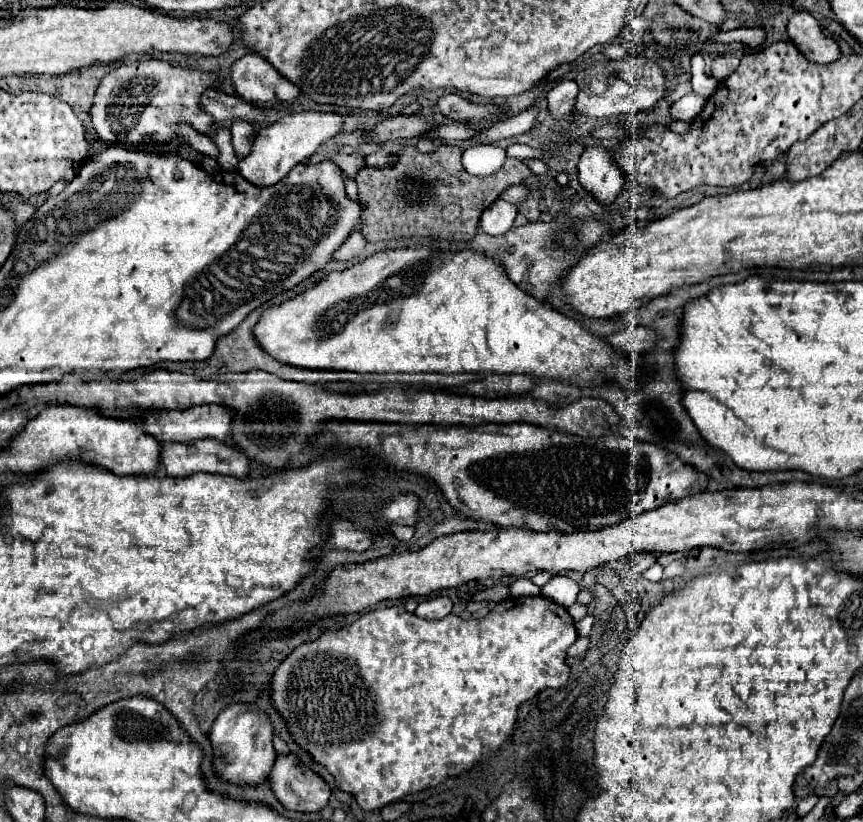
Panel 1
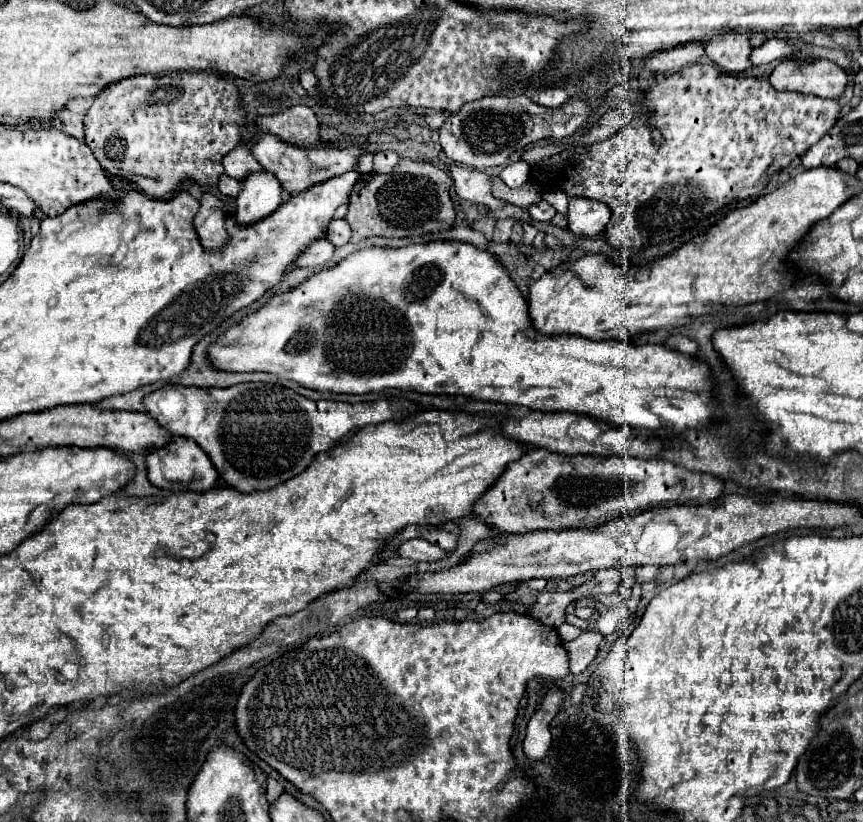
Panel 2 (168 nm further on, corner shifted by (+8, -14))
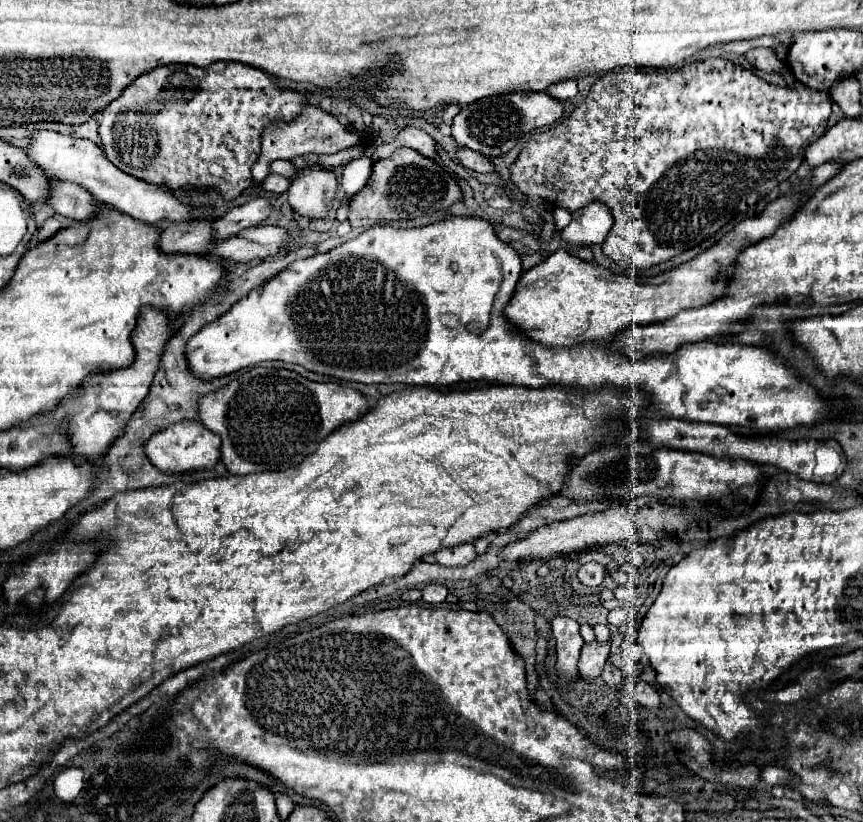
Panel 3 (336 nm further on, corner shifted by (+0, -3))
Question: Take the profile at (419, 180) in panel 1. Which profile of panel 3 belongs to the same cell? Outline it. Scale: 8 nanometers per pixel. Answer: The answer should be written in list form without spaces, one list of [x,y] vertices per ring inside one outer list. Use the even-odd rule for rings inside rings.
[[[398,148],[392,156],[374,162],[368,184],[350,200],[348,222],[354,228],[368,228],[380,220],[410,220],[416,216],[446,210],[458,200],[462,200],[462,190],[442,166],[424,158],[412,148]]]

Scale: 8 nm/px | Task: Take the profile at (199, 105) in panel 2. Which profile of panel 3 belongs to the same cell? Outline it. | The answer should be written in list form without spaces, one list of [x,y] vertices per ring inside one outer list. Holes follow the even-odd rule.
[[[212,62],[208,68],[198,68],[198,66],[182,66],[182,64],[170,64],[170,66],[162,66],[162,68],[154,68],[152,72],[148,74],[142,74],[140,78],[136,78],[122,94],[120,98],[116,98],[104,112],[102,112],[102,124],[98,128],[98,134],[100,134],[100,140],[102,140],[102,146],[104,146],[104,152],[108,156],[108,160],[120,168],[122,172],[138,178],[138,180],[144,180],[144,182],[152,182],[152,184],[160,184],[160,186],[166,186],[170,190],[180,190],[184,186],[196,186],[196,188],[202,188],[202,186],[208,186],[208,188],[214,188],[222,194],[224,200],[232,200],[232,198],[238,198],[242,194],[242,190],[246,190],[250,184],[252,184],[252,176],[250,176],[250,170],[252,166],[256,164],[258,156],[260,156],[260,144],[262,144],[262,134],[264,130],[272,124],[272,122],[290,122],[294,120],[296,116],[302,114],[302,106],[306,104],[308,100],[296,92],[296,90],[290,90],[290,88],[284,88],[280,84],[276,84],[264,70],[260,68],[254,68],[254,66],[248,66],[248,64],[242,64],[242,62]]]

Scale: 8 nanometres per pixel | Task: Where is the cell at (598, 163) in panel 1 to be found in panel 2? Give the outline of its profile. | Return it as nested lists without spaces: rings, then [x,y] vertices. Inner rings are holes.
[[[572,197],[568,207],[568,229],[576,235],[598,235],[610,221],[610,207],[586,197]]]

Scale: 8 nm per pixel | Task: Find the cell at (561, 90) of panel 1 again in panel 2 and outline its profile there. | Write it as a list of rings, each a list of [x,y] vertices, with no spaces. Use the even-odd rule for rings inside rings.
[[[550,87],[550,89],[544,89],[540,95],[538,95],[538,103],[544,105],[544,107],[558,107],[562,105],[564,101],[568,99],[568,93],[560,87]]]

